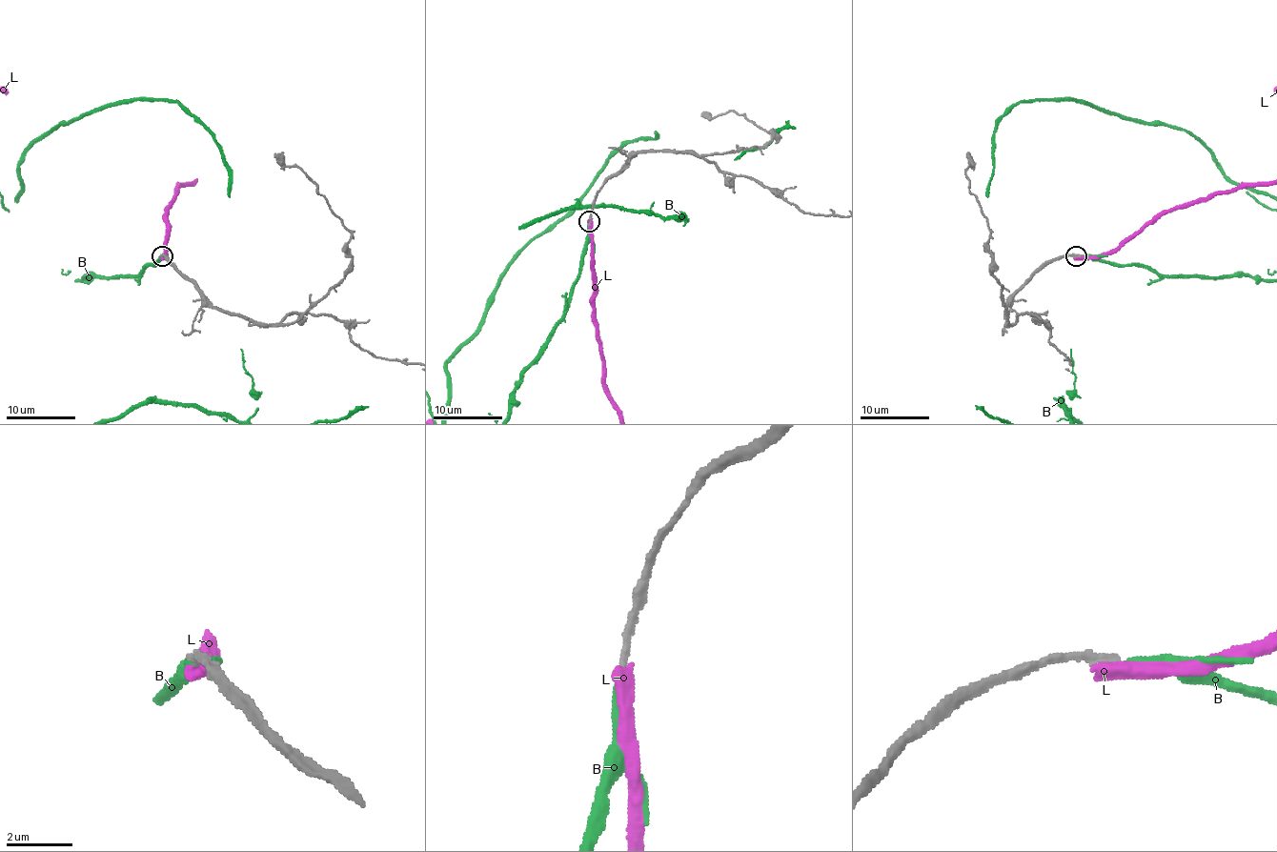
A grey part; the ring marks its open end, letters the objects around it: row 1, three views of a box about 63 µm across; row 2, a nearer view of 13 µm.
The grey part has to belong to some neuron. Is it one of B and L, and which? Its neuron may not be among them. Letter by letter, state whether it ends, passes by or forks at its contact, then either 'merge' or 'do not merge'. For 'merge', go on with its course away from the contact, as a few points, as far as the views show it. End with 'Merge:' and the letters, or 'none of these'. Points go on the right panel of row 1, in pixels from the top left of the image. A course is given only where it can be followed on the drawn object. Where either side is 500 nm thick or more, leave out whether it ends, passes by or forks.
B: it ends | merge
L: do not merge
Merge: B

